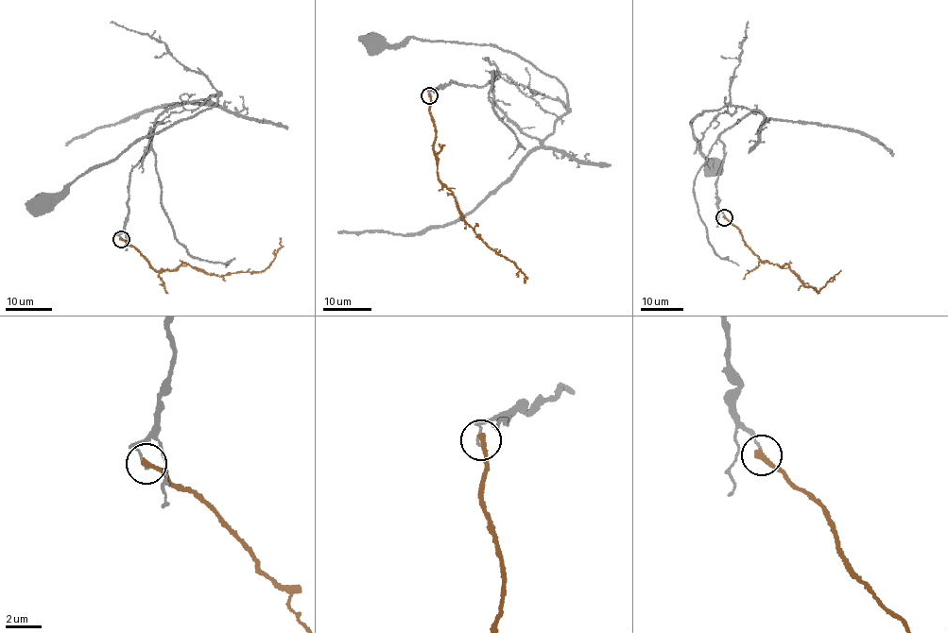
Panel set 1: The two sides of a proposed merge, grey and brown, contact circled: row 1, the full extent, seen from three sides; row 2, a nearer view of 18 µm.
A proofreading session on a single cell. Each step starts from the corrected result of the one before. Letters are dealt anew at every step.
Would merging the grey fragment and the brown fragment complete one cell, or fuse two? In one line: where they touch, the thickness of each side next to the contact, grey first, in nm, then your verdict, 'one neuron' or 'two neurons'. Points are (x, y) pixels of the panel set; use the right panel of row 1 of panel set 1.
(724, 217) | 140/320 nm | two neurons

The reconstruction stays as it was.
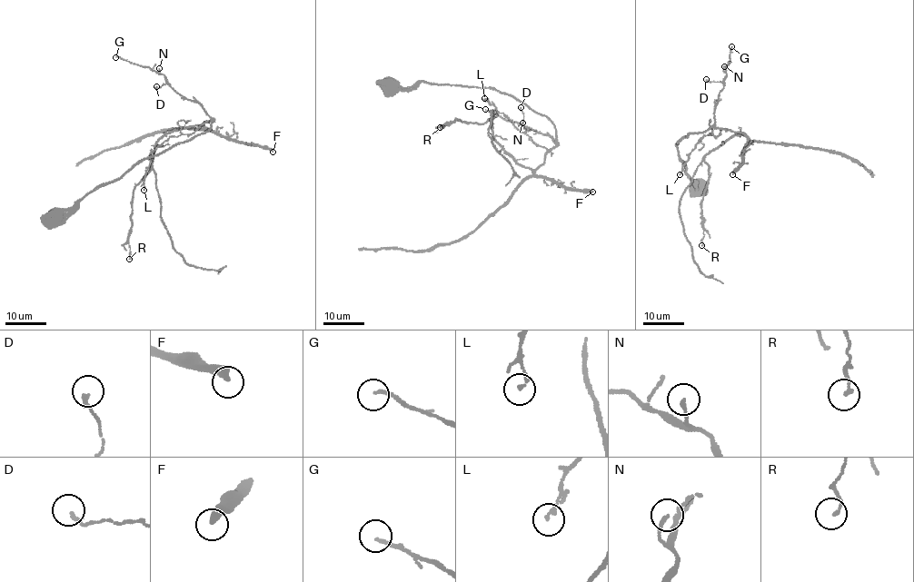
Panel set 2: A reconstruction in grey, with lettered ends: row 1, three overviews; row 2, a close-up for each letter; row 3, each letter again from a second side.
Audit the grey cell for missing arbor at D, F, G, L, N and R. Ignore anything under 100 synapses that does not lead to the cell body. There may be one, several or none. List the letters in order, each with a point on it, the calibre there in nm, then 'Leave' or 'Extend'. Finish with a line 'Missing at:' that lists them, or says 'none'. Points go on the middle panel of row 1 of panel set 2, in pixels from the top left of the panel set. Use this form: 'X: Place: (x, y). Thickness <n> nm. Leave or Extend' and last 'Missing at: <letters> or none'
D: Place: (521, 107). Thickness 170 nm. Leave
F: Place: (592, 192). Thickness 400 nm. Extend
G: Place: (485, 109). Thickness 130 nm. Leave
L: Place: (484, 98). Thickness 170 nm. Leave
N: Place: (522, 123). Thickness 160 nm. Leave
R: Place: (440, 127). Thickness 140 nm. Leave
Missing at: F

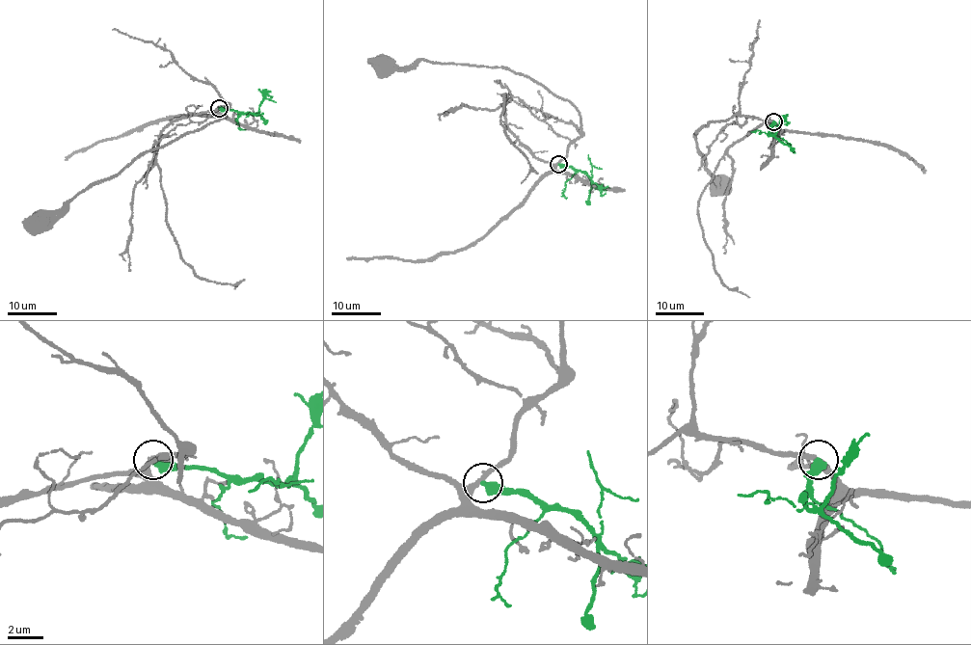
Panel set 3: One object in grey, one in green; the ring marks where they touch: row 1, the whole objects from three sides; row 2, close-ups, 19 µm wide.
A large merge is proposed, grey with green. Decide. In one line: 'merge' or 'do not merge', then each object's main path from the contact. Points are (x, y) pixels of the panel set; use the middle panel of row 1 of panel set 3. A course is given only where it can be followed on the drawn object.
do not merge; course grey (558, 163), (580, 135), (579, 112), (528, 77), (500, 67), (422, 60), (404, 67), (385, 68), (381, 65); course green (558, 163), (584, 172), (602, 195), (606, 193)

